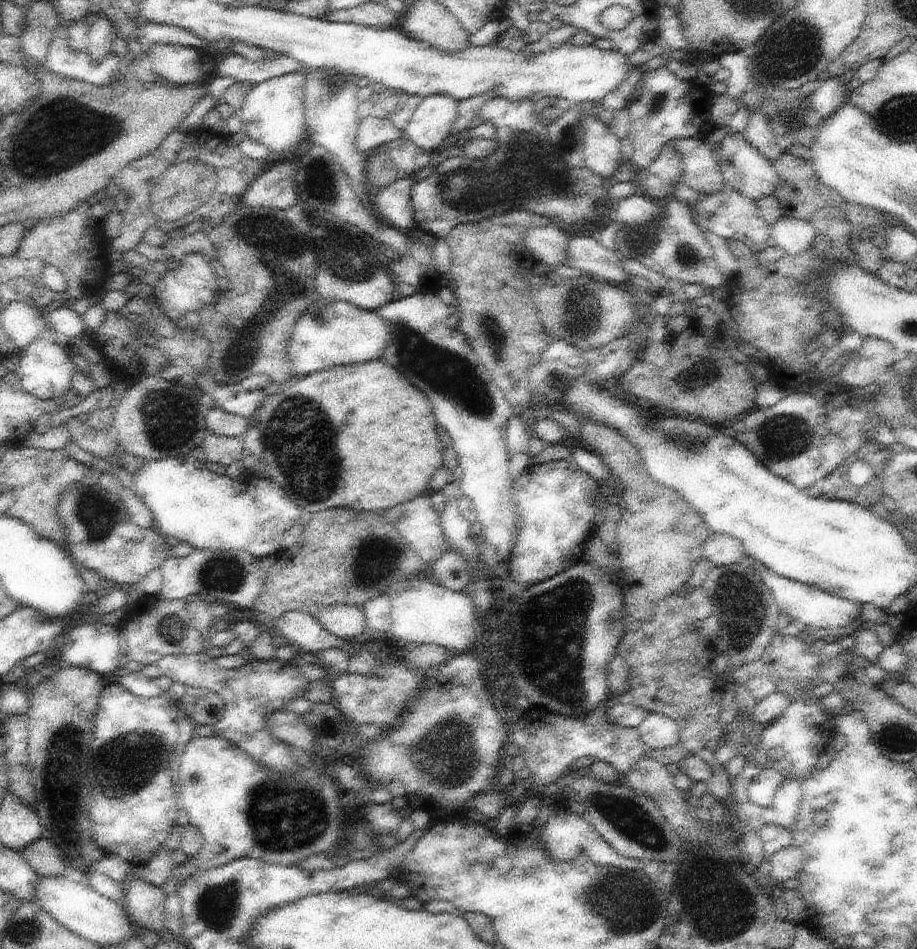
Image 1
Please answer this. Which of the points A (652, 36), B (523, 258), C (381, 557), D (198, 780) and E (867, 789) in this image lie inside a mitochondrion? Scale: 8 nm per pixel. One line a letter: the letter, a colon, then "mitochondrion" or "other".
A: other
B: other
C: mitochondrion
D: mitochondrion
E: other

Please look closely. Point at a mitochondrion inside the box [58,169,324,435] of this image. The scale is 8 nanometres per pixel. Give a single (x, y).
(242, 348)

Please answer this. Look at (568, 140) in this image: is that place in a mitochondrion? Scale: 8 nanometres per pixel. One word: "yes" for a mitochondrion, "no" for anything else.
yes

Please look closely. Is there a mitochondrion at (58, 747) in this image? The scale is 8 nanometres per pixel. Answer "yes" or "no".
yes

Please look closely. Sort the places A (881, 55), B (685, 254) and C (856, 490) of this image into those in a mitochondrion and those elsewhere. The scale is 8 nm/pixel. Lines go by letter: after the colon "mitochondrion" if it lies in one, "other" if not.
A: other
B: mitochondrion
C: other

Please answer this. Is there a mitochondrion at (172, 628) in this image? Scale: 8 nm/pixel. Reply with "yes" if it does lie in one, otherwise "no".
yes

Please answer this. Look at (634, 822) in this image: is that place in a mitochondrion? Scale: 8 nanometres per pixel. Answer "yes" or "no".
yes

